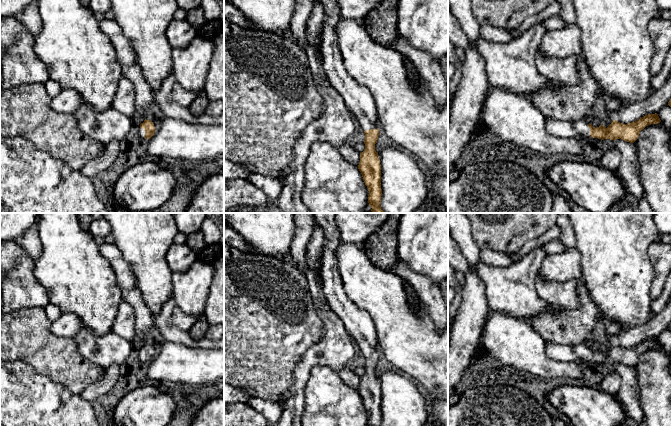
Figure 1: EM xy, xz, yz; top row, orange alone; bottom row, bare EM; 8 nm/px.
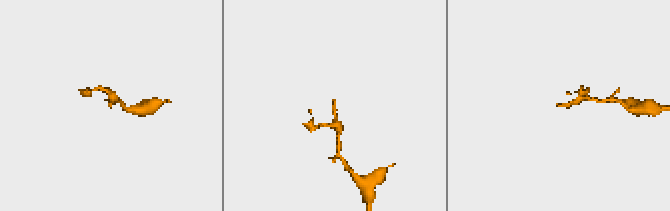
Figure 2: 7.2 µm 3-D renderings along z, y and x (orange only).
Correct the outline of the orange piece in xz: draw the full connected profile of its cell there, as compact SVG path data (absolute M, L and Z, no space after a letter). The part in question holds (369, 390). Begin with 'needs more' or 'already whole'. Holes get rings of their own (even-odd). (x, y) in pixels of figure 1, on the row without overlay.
needs more; M314 213L316 224L324 234L321 277L323 291L331 309L344 323L345 329L365 358L365 373L360 377L358 393L368 412L368 426L381 426L381 388L375 368L379 353L377 334L371 316L355 306L347 297L339 273L336 250L341 242L335 222L336 213Z

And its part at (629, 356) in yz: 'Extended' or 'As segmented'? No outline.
Extended

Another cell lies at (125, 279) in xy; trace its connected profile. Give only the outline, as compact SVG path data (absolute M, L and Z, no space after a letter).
M104 243L100 246L100 253L109 261L120 289L123 291L135 288L133 269L124 259L119 248L115 244Z

